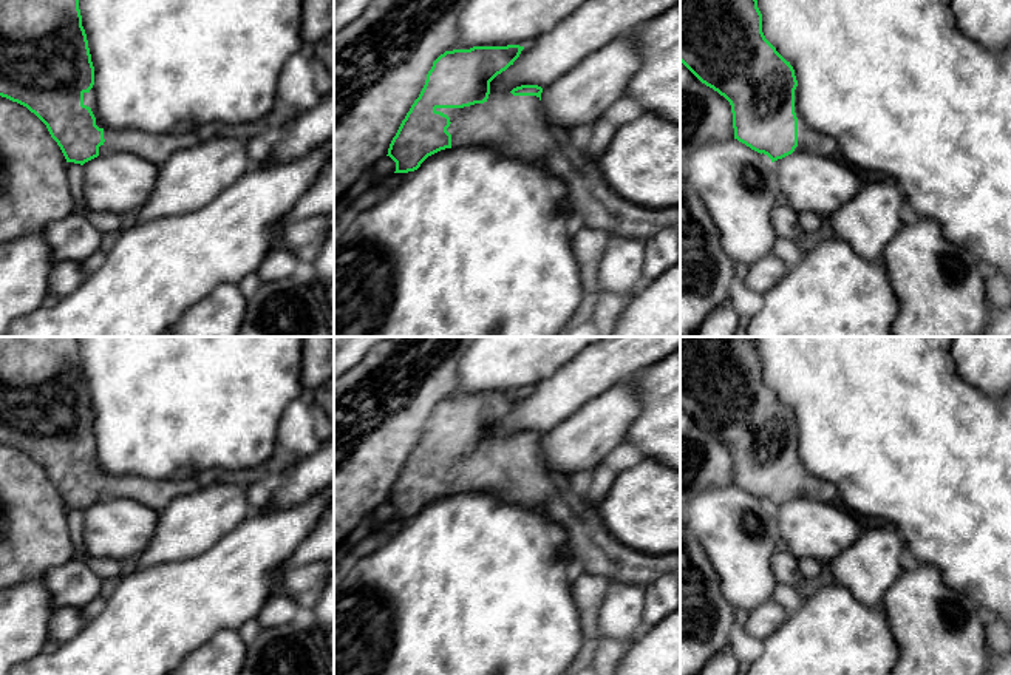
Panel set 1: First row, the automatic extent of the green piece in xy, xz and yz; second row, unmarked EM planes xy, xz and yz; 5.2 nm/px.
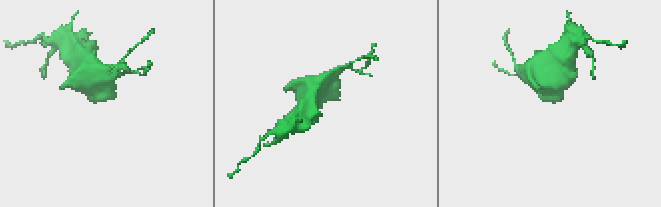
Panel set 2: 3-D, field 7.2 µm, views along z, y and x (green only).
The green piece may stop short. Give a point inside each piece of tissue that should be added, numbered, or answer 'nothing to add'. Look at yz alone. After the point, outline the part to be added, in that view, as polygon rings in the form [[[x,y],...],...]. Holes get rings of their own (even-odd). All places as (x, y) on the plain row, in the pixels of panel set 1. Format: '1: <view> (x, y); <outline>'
nothing to add

